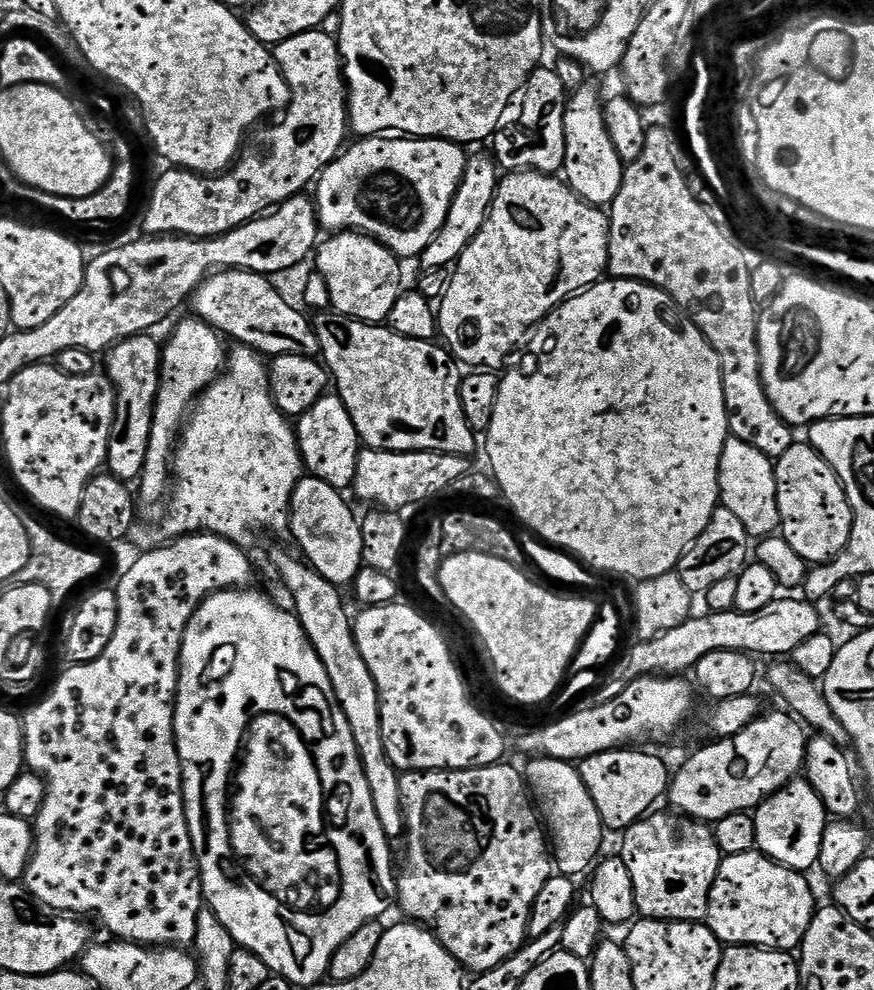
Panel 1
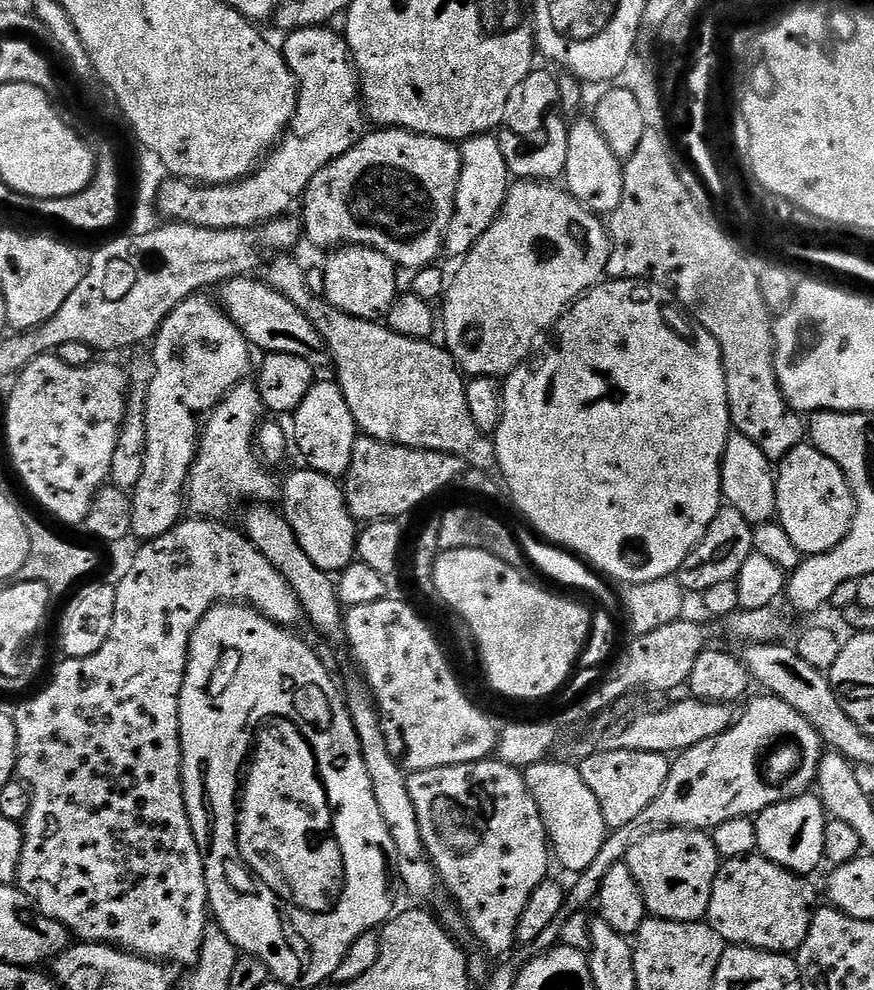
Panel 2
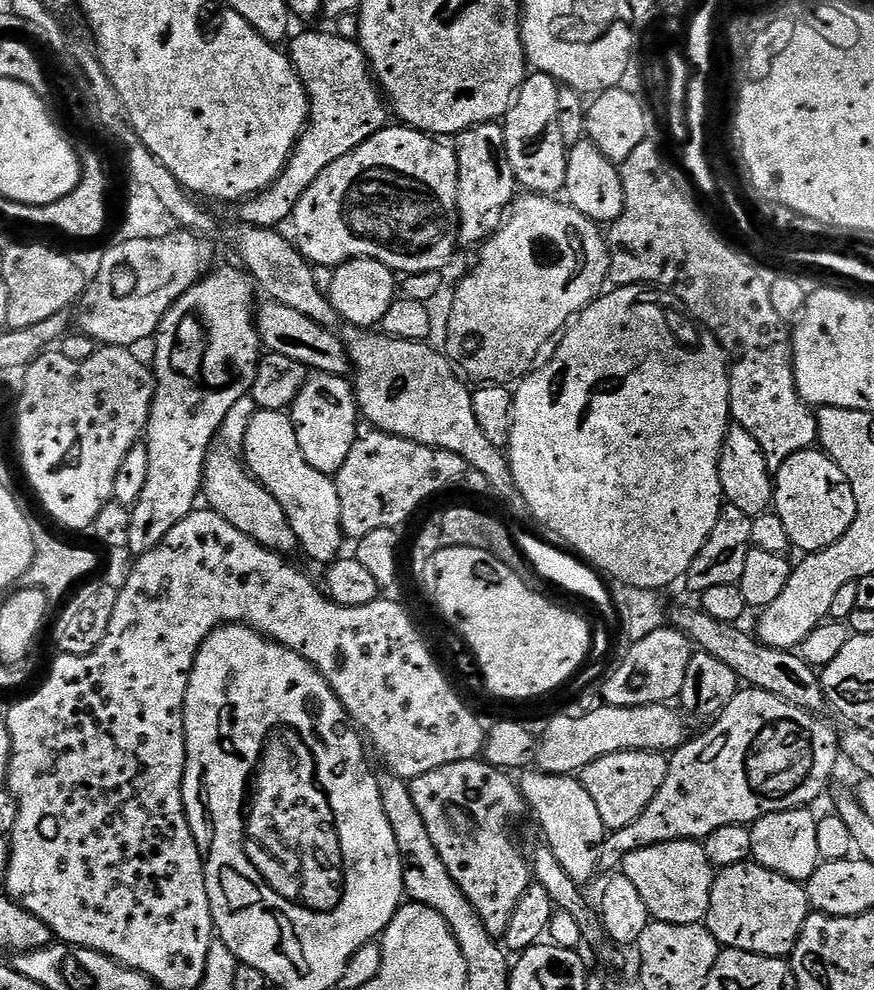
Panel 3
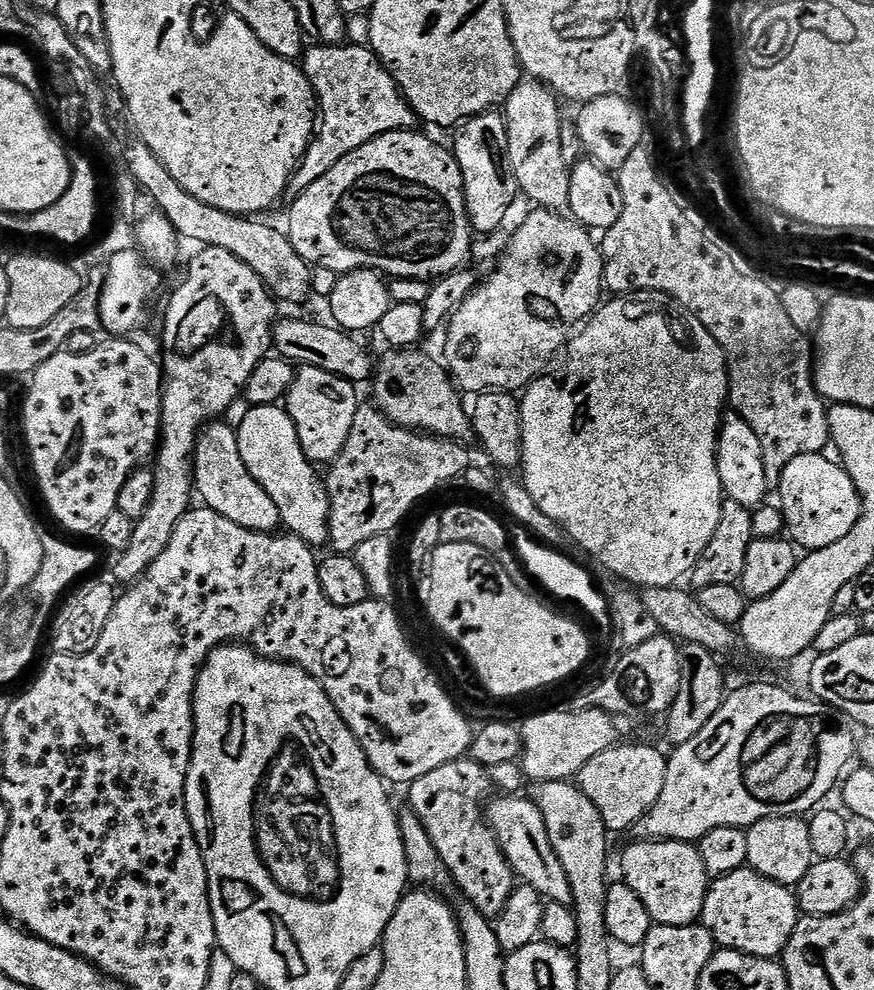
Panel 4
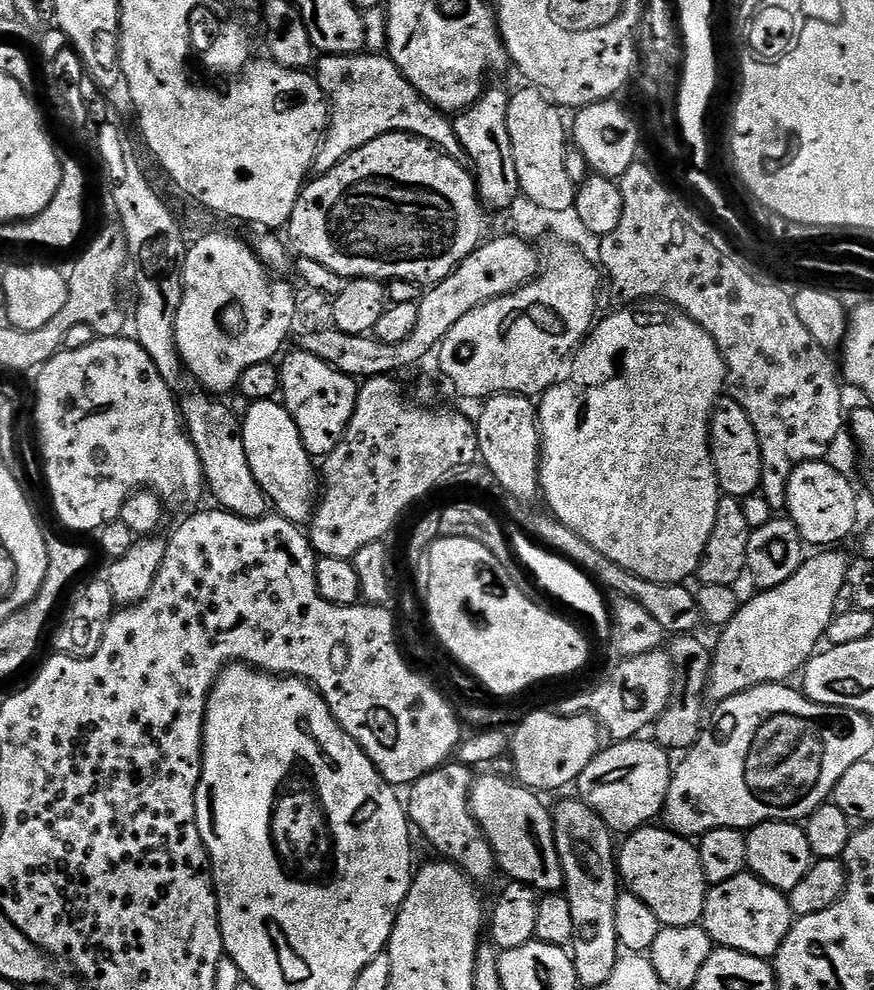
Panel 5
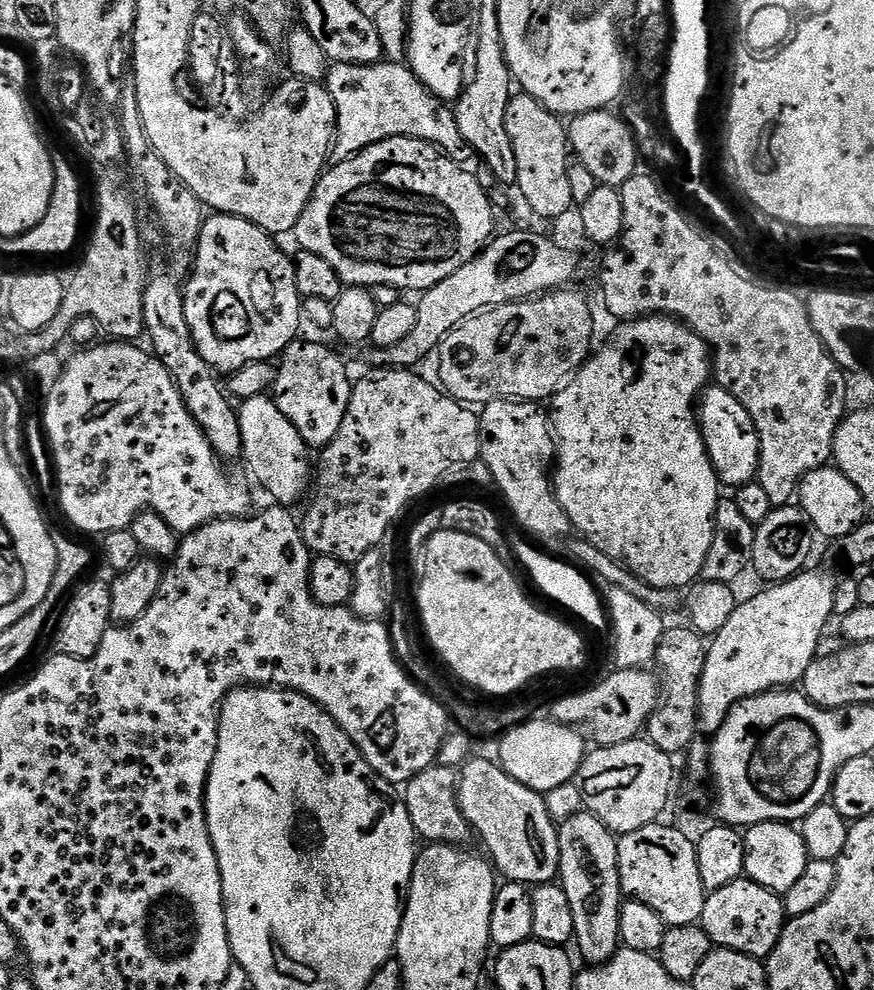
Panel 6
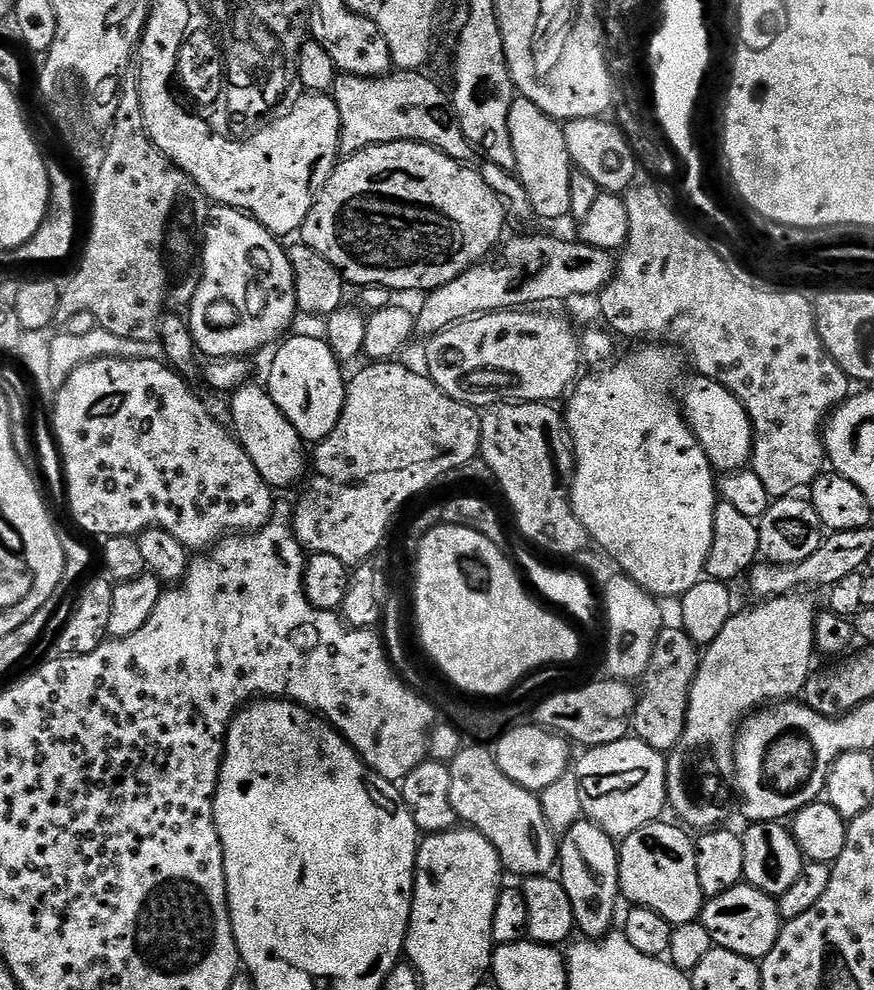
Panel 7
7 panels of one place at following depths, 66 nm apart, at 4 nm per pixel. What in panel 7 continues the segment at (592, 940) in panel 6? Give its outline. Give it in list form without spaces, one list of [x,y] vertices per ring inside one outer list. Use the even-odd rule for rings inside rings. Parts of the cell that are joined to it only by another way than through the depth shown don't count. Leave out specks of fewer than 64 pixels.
[[[581,818],[558,840],[558,879],[570,894],[576,928],[585,937],[599,938],[613,931],[612,919],[616,916],[616,900],[620,894],[620,853],[613,837],[606,835],[597,824]]]

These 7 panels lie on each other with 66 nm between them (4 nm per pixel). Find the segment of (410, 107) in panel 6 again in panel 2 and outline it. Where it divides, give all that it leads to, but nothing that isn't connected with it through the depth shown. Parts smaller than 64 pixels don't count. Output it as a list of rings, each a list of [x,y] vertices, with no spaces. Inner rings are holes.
[[[327,26],[318,28],[299,28],[297,32],[289,32],[283,37],[282,51],[284,54],[284,61],[290,66],[290,70],[296,76],[296,87],[298,95],[296,97],[296,113],[292,119],[291,124],[288,125],[288,131],[280,137],[275,148],[263,157],[262,163],[253,171],[251,176],[246,176],[242,180],[236,181],[235,184],[202,184],[193,182],[183,178],[168,178],[161,183],[158,193],[158,211],[161,217],[167,218],[172,222],[179,222],[181,224],[193,224],[199,228],[255,228],[262,224],[267,224],[269,220],[278,220],[281,216],[291,213],[292,203],[299,201],[303,197],[304,192],[310,186],[310,182],[314,178],[314,174],[318,174],[330,162],[334,162],[342,154],[346,154],[351,150],[363,136],[366,135],[366,113],[364,110],[364,102],[360,90],[360,77],[356,71],[356,65],[352,62],[352,57],[348,50],[347,39],[341,33],[332,31]]]

